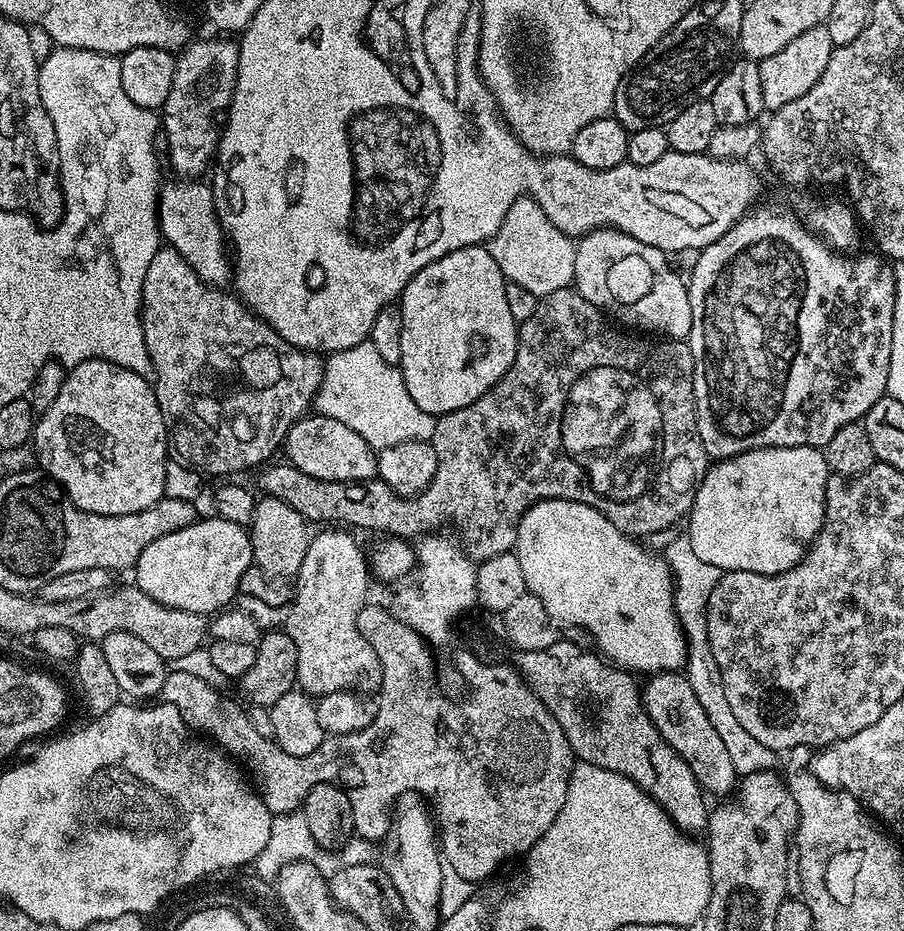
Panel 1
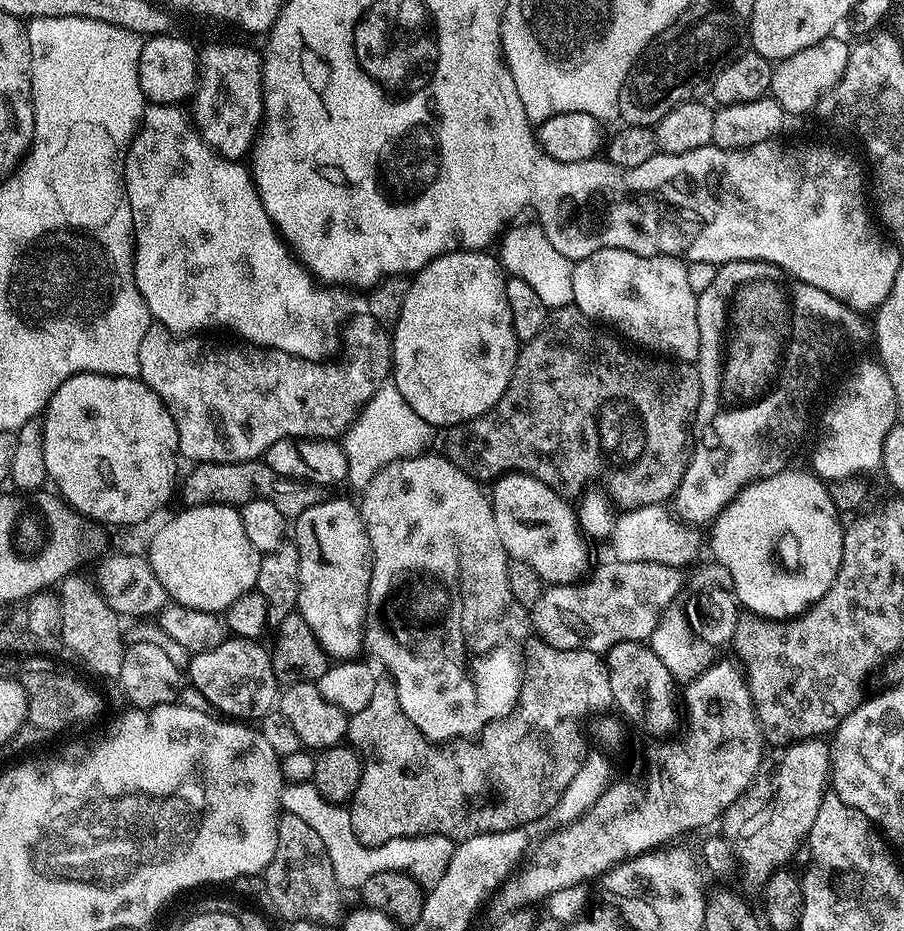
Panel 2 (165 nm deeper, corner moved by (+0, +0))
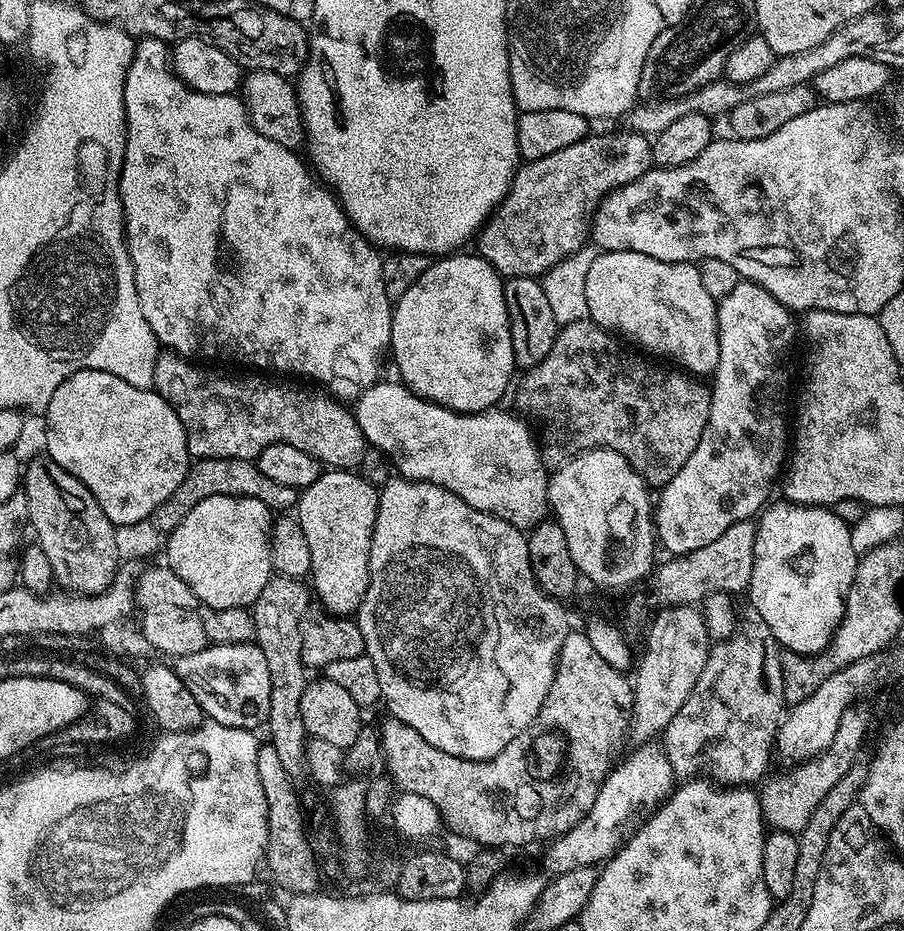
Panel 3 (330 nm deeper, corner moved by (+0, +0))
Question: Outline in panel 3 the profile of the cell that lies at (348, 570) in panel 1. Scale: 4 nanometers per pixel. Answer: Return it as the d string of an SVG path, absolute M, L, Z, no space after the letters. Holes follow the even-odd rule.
M352 470L321 471L315 482L299 493L294 515L310 545L310 588L320 607L334 616L351 617L364 600L368 589L368 555L379 501L377 485Z

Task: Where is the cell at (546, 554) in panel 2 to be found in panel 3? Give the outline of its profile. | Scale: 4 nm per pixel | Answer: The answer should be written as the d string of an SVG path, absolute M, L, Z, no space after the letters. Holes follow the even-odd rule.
M377 382L371 384L361 396L356 397L354 401L354 415L358 426L362 430L365 441L381 456L390 461L391 467L396 468L401 477L406 480L421 480L422 482L430 482L431 484L440 484L446 490L453 492L458 498L462 498L462 502L466 502L470 506L474 506L474 510L482 510L489 512L491 516L501 516L506 522L510 522L515 528L521 530L531 530L549 515L550 509L548 506L548 478L550 475L549 469L546 467L546 461L542 455L541 449L538 447L538 440L532 437L532 432L528 429L529 421L523 415L512 412L496 412L500 410L489 410L487 412L455 412L449 408L444 408L441 404L432 404L428 400L423 400L421 396L416 396L411 390L404 387L403 383L395 382L396 384L383 384Z

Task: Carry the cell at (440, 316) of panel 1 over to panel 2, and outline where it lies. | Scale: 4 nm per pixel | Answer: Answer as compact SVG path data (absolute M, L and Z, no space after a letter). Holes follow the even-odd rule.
M484 250L448 252L421 268L411 277L402 314L390 332L391 379L402 398L410 402L410 410L437 429L466 424L489 412L502 398L516 365L518 341L510 318L510 302L506 302L506 273L499 259L488 254Z

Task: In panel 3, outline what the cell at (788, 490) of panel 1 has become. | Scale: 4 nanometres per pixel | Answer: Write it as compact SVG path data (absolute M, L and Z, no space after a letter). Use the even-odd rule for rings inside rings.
M769 503L759 513L754 542L754 566L746 596L752 599L752 608L760 615L768 632L781 644L781 649L796 652L800 656L814 656L832 640L840 619L844 616L844 606L848 591L856 581L857 552L851 546L851 527L842 522L824 506Z

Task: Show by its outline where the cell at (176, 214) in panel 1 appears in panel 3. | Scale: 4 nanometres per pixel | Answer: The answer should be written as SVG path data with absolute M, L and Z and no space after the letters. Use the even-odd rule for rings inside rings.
M149 36L136 40L136 49L126 70L124 117L128 123L128 137L124 140L124 161L120 171L124 239L130 262L134 266L138 302L142 306L146 322L150 322L150 330L156 335L157 341L165 349L189 358L199 358L204 362L233 360L236 364L249 364L252 367L249 369L252 370L273 368L276 372L293 372L296 376L309 376L320 384L328 384L327 391L341 402L355 401L356 397L361 396L371 384L377 383L380 355L383 352L385 355L392 343L394 307L382 282L382 256L352 227L348 215L340 207L339 199L327 187L317 183L305 161L300 161L296 157L297 153L282 146L282 142L274 142L274 138L258 134L239 95L215 96L191 91L187 84L176 77L176 72L172 69L169 45Z

